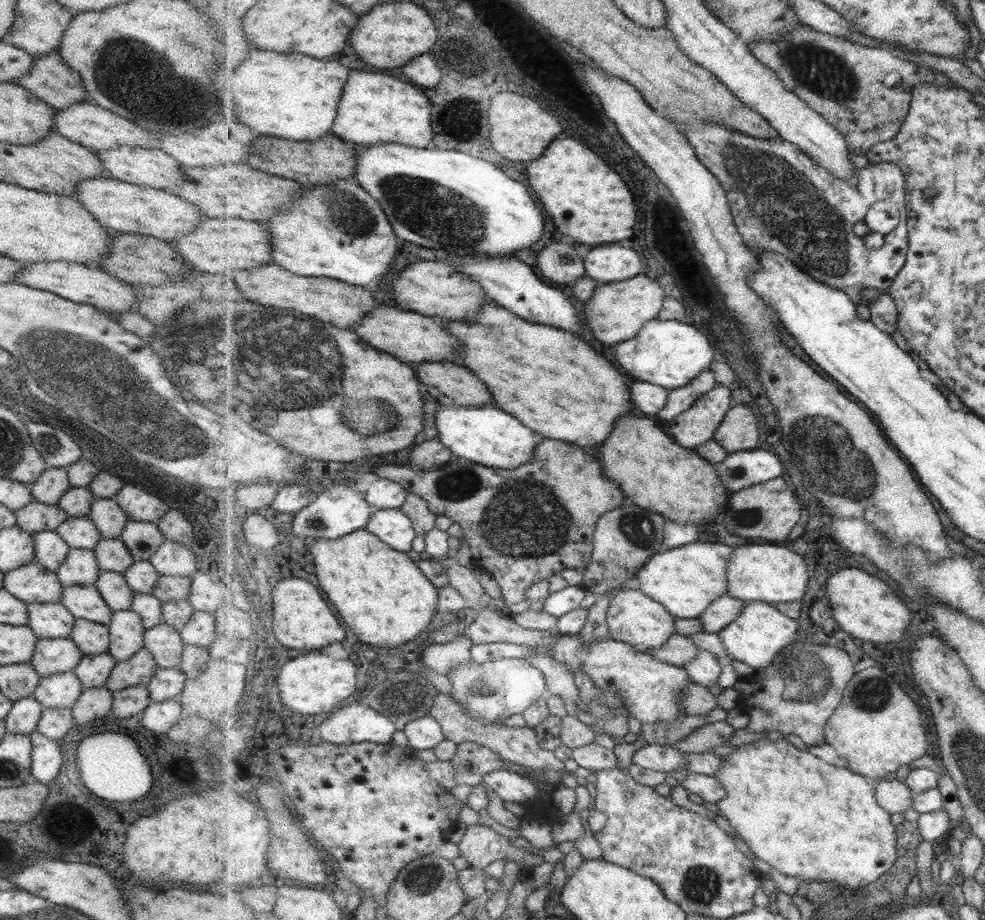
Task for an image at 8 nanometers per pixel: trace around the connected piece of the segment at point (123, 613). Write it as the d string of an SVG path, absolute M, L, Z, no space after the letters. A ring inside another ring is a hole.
M130 609L111 612L111 621L107 627L108 654L116 662L127 660L142 647L144 628L139 616Z

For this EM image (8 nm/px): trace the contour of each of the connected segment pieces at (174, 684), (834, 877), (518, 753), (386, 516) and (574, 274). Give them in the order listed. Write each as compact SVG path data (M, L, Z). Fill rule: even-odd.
M158 668L146 684L152 702L163 702L177 696L184 687L186 675L179 668Z
M783 738L777 741L763 739L757 742L743 744L737 747L735 753L723 756L724 767L715 774L727 789L727 798L717 802L720 814L725 817L730 826L737 832L742 840L751 848L752 852L761 861L769 864L771 868L787 876L799 877L804 881L815 882L816 880L826 880L835 882L840 886L846 886L848 890L859 890L867 884L876 883L887 871L894 868L898 860L898 825L891 822L890 812L878 803L876 787L869 778L856 773L847 766L838 767L837 765L827 764L823 760L813 756L813 754L800 750Z
M438 694L430 715L442 724L442 730L446 739L455 742L457 745L465 741L472 741L494 750L499 756L512 763L535 769L536 771L557 770L560 773L565 771L565 761L553 754L553 751L539 746L539 740L535 730L529 726L513 728L501 723L487 724L485 721L475 720L469 716L465 709L453 697Z
M379 509L371 515L366 529L399 552L409 552L417 535L413 521L402 509Z
M551 244L537 256L542 274L559 284L575 284L585 276L585 264L579 252L567 244Z

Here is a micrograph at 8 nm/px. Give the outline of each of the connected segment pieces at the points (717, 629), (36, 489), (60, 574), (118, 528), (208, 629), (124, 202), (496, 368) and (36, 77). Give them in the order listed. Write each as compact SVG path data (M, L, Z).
M729 595L718 598L700 618L704 624L705 632L719 634L725 630L727 626L739 619L743 609L745 609L745 604L743 600L738 600L738 598Z
M45 468L39 478L30 484L32 500L43 504L56 504L70 487L65 468Z
M71 548L67 551L65 560L55 570L59 585L94 585L97 581L99 567L92 550Z
M109 498L94 499L87 517L96 526L102 538L120 538L129 519L127 513Z
M194 611L189 622L179 630L179 636L183 645L213 649L213 642L217 637L214 617L211 613Z
M103 176L80 180L74 198L93 215L99 226L112 233L151 236L168 243L177 240L179 236L191 233L195 225L205 217L191 203L168 190L129 184Z
M490 302L484 304L482 311L473 320L453 320L450 322L444 322L445 328L451 335L456 336L460 340L460 350L458 350L457 364L461 364L467 367L470 371L473 371L483 382L487 382L489 385L491 394L495 400L495 405L505 412L511 413L513 416L518 417L524 425L529 428L535 429L535 432L542 434L545 438L552 438L553 440L569 441L573 444L577 444L584 449L595 453L613 434L615 430L616 422L622 417L631 415L633 408L636 407L635 401L631 398L631 388L627 384L627 378L605 358L601 356L599 352L595 352L589 344L585 344L583 340L575 338L573 333L567 332L561 328L555 328L554 326L547 326L545 324L531 324L531 322L525 322L521 318L517 318L514 312L510 309L503 308L502 305Z
M57 51L35 56L31 70L16 84L39 98L54 111L87 101L87 94L77 72L72 71Z

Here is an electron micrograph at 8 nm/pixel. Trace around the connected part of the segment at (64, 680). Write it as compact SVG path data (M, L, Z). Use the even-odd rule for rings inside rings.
M73 671L61 672L59 674L52 674L51 676L44 676L38 680L35 690L32 691L32 697L42 704L44 709L62 708L71 709L72 704L77 700L84 688L80 680L76 677Z

